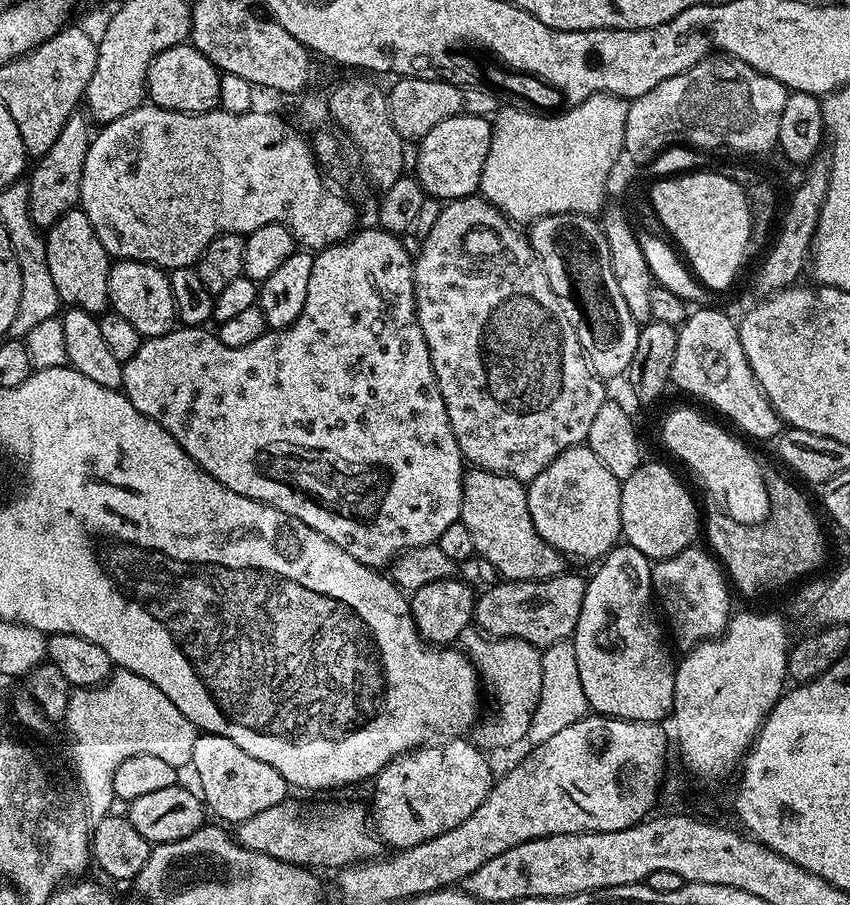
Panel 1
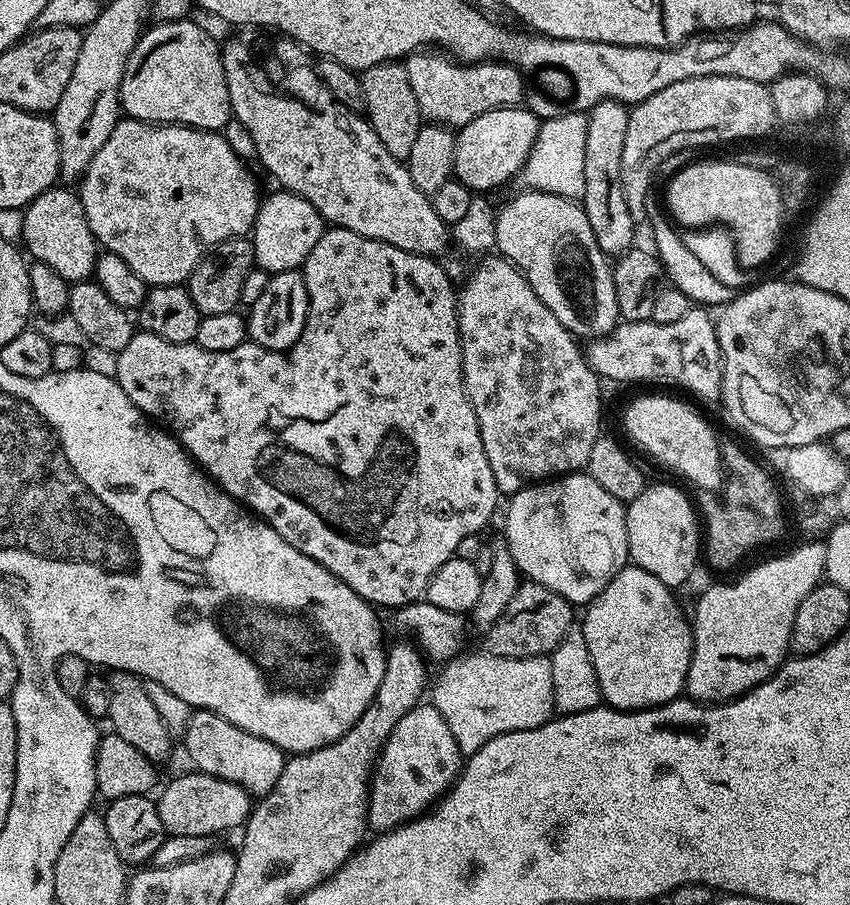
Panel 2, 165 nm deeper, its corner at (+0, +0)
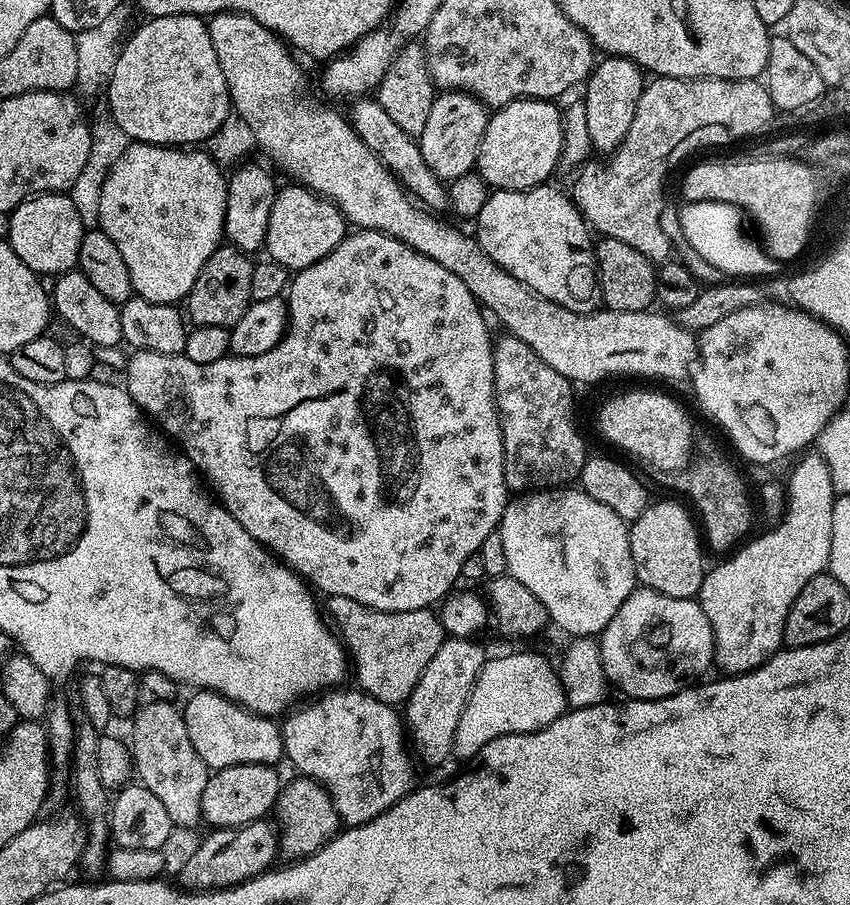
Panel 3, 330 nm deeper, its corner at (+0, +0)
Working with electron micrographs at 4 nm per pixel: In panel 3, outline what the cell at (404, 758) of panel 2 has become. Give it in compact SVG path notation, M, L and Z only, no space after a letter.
M348 687L325 691L311 702L305 703L308 704L305 708L297 707L289 711L283 717L282 731L287 763L292 763L300 771L297 773L301 777L318 781L330 794L341 821L347 827L357 828L378 818L378 814L390 810L390 806L397 804L403 796L417 787L418 781L401 713L393 705L375 700L363 690Z

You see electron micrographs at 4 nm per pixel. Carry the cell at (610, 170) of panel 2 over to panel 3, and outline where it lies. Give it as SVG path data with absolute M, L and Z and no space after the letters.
M605 55L593 67L591 76L582 88L582 102L586 106L590 142L597 153L611 154L624 141L626 130L630 130L630 122L634 122L634 110L638 110L638 98L642 98L645 83L645 69L639 68L630 58Z

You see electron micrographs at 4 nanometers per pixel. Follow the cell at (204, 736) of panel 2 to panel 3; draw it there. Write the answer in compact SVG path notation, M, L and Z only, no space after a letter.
M196 690L191 693L185 704L182 704L186 734L190 734L190 742L194 742L194 750L209 770L225 768L226 766L242 766L243 764L279 765L279 760L285 759L284 733L281 725L271 716L260 716L257 712L250 712L241 704L227 700L222 694L207 690Z

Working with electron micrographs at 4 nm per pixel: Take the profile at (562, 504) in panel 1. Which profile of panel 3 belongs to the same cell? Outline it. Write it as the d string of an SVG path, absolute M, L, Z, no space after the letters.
M561 486L547 490L533 490L509 499L506 510L500 519L498 531L502 538L502 546L506 549L507 575L518 578L518 582L522 582L522 586L526 586L526 590L530 590L530 594L534 594L534 598L538 598L538 602L542 602L542 606L546 606L549 621L553 625L557 624L562 631L569 632L567 634L569 637L590 636L596 638L604 631L610 618L614 618L614 614L618 612L618 606L622 606L622 602L626 602L626 598L630 598L630 594L638 586L636 571L634 570L634 558L630 554L628 529L629 525L626 521L618 518L618 514L614 514L614 510L610 510L610 506L602 506L602 502L598 502L598 498L590 498L590 494L586 494L583 488Z

